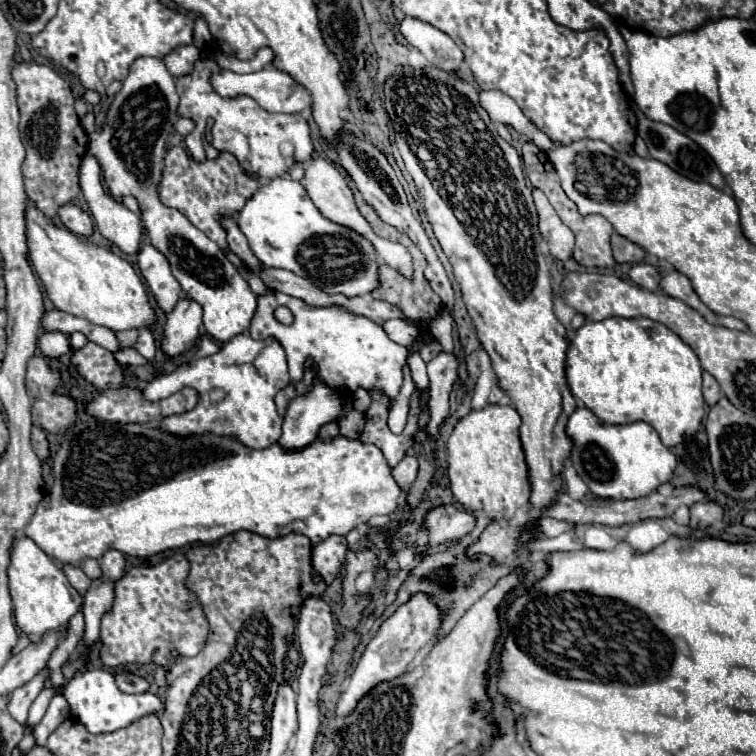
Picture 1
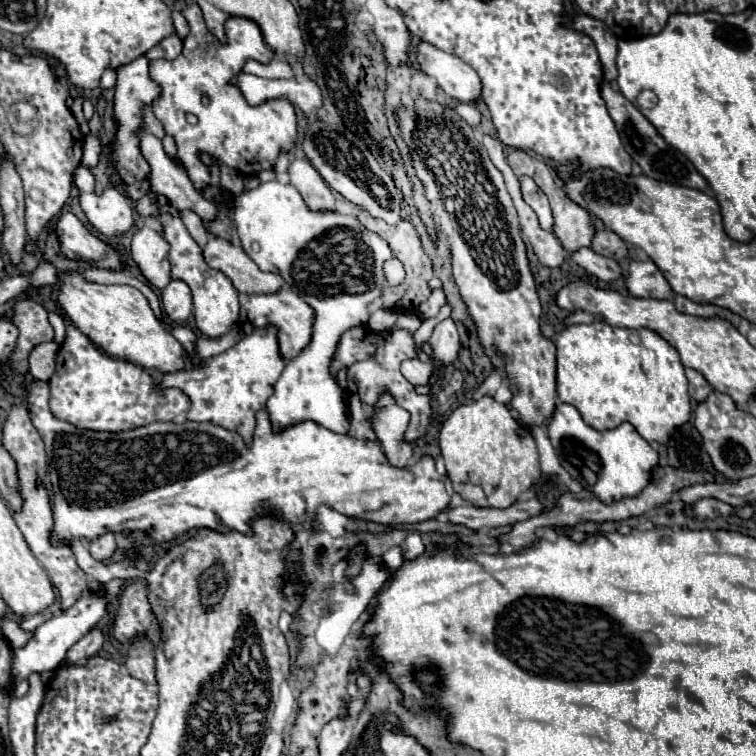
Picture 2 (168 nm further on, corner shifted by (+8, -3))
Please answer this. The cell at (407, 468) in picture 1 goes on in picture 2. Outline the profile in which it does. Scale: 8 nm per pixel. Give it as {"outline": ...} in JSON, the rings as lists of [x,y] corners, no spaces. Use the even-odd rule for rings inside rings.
{"outline":[[[390,396],[380,398],[378,410],[374,414],[374,430],[384,446],[388,462],[396,468],[406,468],[412,458],[412,448],[404,440],[408,420],[410,414],[404,408],[396,406],[396,402]]]}

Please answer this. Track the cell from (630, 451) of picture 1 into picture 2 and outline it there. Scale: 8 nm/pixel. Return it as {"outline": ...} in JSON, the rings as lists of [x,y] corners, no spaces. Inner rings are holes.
{"outline":[[[558,404],[548,422],[548,436],[562,468],[602,502],[636,496],[648,486],[652,470],[658,466],[658,452],[628,422],[614,430],[594,430],[570,404]]]}

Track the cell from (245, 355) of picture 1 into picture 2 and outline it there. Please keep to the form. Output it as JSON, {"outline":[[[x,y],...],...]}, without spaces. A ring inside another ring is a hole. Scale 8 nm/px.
{"outline":[[[268,326],[262,330],[254,330],[250,336],[244,336],[226,352],[198,362],[188,370],[164,374],[162,382],[158,384],[158,390],[180,388],[192,400],[192,408],[186,416],[188,420],[210,422],[226,430],[232,430],[240,434],[244,442],[250,446],[256,428],[256,412],[266,410],[266,400],[274,394],[274,384],[280,378],[284,366],[286,364],[278,352],[276,330]],[[206,403],[210,406],[206,406]]]}

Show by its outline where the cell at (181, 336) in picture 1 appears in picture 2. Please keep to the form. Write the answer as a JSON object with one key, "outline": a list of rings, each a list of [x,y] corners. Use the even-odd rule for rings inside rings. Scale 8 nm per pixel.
{"outline":[[[172,280],[164,290],[162,290],[162,308],[166,312],[166,316],[176,322],[182,324],[190,318],[192,314],[192,294],[190,288],[180,282],[180,280]]]}

